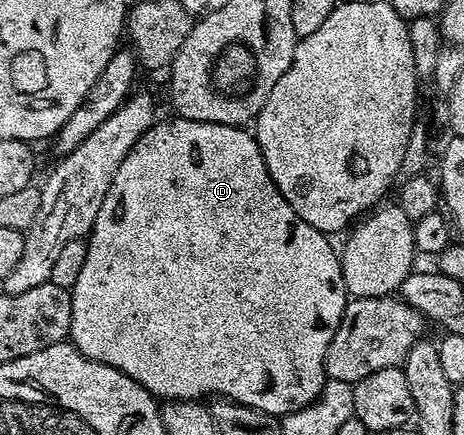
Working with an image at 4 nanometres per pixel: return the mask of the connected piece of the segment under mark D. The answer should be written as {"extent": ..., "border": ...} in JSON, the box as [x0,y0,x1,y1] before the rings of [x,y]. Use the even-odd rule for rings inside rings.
{"extent":[68,117,348,417],"border":[[[181,117],[173,118],[168,120],[167,123],[158,121],[155,122],[154,126],[149,127],[144,133],[144,137],[140,137],[140,141],[128,153],[128,157],[124,157],[120,169],[116,169],[116,177],[112,181],[112,185],[100,205],[100,213],[96,213],[96,221],[92,225],[90,234],[86,239],[88,257],[84,259],[84,269],[80,269],[80,277],[76,277],[76,285],[70,291],[70,296],[72,297],[72,325],[70,326],[68,336],[69,342],[73,343],[74,348],[84,357],[120,369],[128,377],[132,377],[132,381],[136,381],[144,389],[148,389],[151,395],[162,401],[169,401],[171,399],[202,401],[207,398],[205,395],[210,395],[209,397],[221,397],[234,403],[242,403],[244,406],[263,411],[275,417],[283,417],[293,413],[293,411],[302,410],[318,399],[322,387],[326,384],[328,378],[326,374],[328,345],[332,345],[332,337],[340,325],[340,317],[344,313],[348,302],[344,277],[342,276],[342,260],[339,252],[336,250],[336,247],[333,247],[326,240],[329,239],[327,232],[317,231],[315,227],[308,225],[308,221],[304,221],[304,217],[300,217],[296,213],[296,209],[292,209],[292,205],[288,205],[288,201],[284,201],[280,189],[276,189],[276,185],[268,173],[268,165],[260,153],[258,140],[251,132],[249,135],[249,130],[241,127],[205,123],[204,121],[192,121],[191,119],[183,119]]]}

